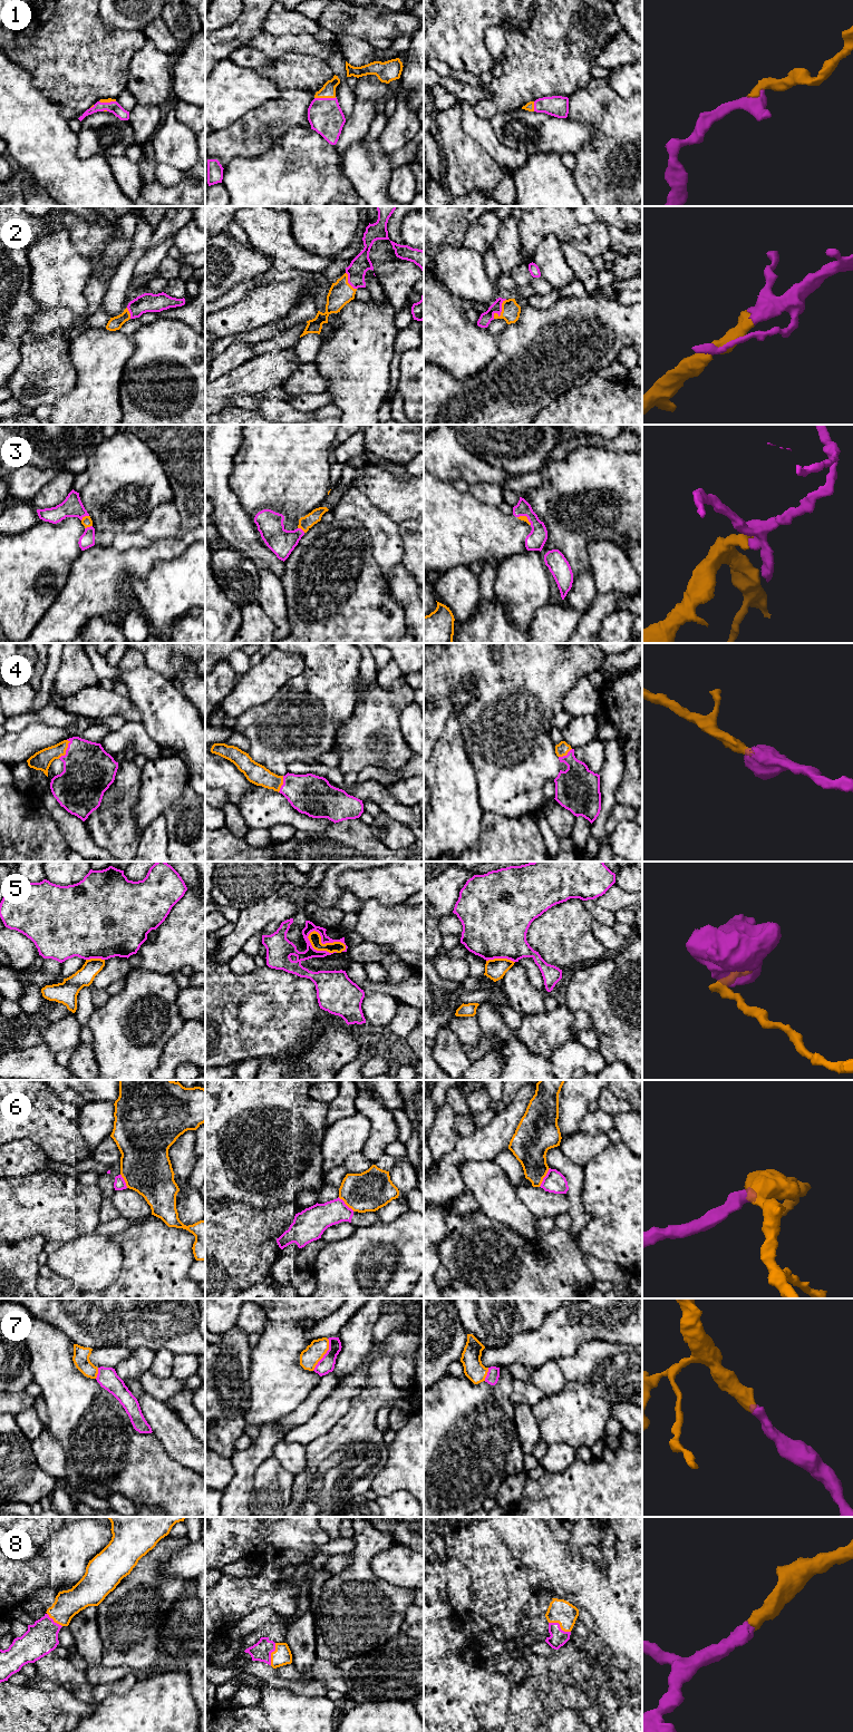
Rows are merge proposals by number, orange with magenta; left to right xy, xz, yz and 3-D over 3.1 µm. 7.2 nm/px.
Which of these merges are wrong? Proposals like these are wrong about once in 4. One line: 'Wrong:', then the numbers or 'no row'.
Wrong: 5, 6

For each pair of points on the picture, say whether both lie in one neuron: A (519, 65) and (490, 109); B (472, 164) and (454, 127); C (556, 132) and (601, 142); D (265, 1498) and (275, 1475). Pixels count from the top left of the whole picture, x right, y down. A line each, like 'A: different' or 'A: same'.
A: different
B: same
C: different
D: same

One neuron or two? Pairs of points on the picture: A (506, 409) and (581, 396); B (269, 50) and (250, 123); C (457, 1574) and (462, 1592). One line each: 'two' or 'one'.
A: two
B: two
C: one

